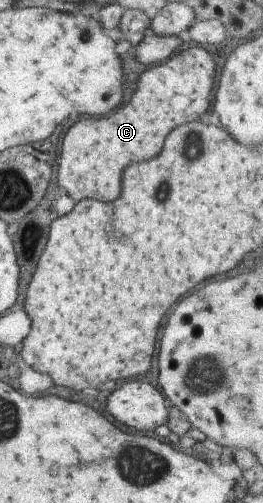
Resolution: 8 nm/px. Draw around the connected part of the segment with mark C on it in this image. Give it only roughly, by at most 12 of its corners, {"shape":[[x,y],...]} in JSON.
{"shape":[[187,47],[145,67],[125,105],[59,147],[73,201],[113,201],[121,171],[209,107],[215,64]]}

